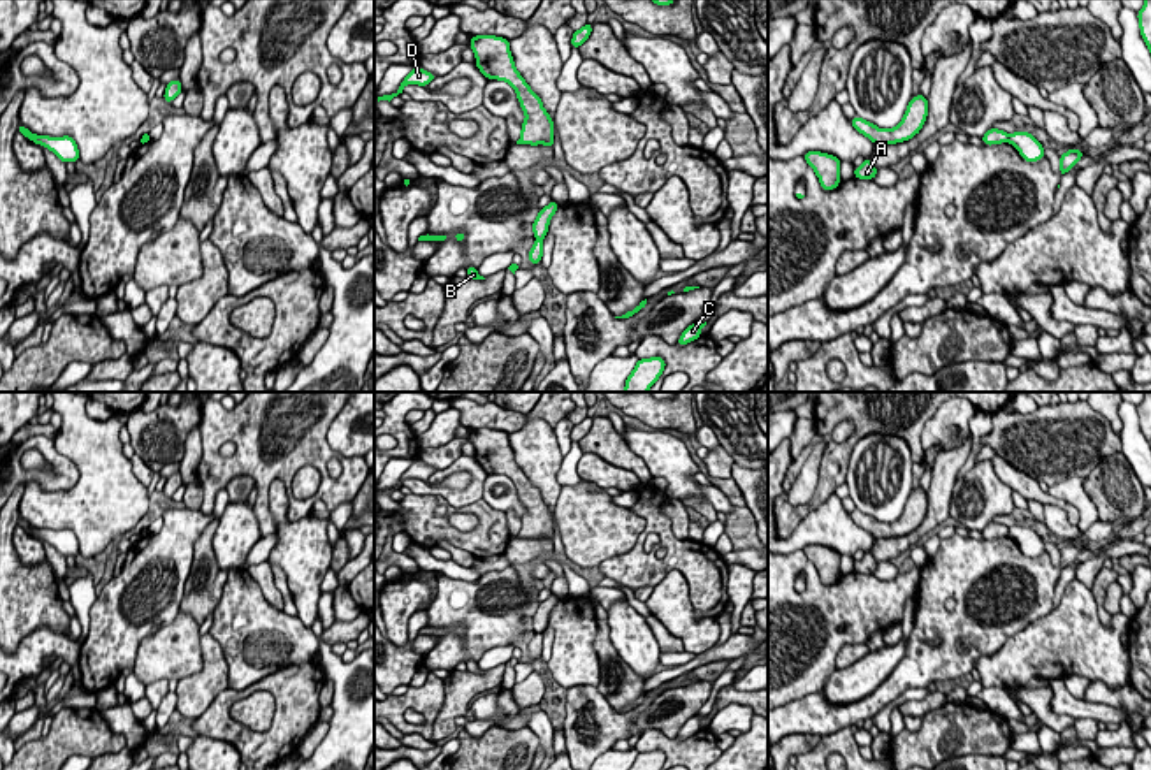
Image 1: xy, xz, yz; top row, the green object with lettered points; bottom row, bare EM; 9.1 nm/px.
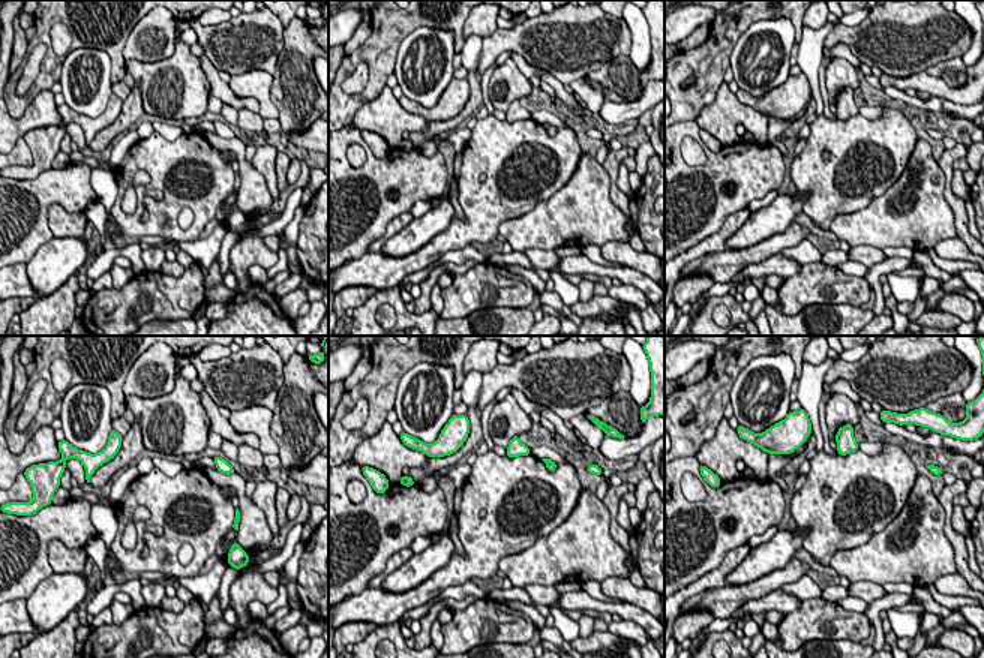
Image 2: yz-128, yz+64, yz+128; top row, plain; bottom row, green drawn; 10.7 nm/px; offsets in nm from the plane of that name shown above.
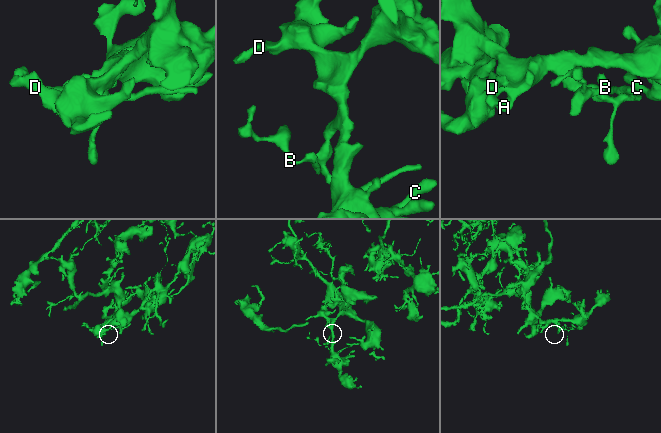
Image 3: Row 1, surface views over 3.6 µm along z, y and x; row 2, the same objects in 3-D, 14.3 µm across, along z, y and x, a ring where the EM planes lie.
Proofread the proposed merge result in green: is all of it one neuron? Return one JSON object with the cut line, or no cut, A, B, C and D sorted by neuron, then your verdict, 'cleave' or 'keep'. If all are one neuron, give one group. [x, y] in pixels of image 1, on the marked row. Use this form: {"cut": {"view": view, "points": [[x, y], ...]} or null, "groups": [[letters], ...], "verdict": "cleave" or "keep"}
{"cut": {"view": "yz", "points": [[1007, 134], [1009, 141]]}, "groups": [["A", "C", "D"], ["B"]], "verdict": "cleave"}

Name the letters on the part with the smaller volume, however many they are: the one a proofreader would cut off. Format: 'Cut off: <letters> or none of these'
Cut off: B

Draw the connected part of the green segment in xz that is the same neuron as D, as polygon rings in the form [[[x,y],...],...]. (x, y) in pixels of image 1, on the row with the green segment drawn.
[[[415,67],[401,83],[399,90],[392,95],[383,95],[383,97],[378,97],[378,102],[380,100],[392,100],[394,97],[397,97],[399,93],[402,93],[402,90],[408,86],[408,84],[416,84],[416,86],[427,86],[432,79],[436,79],[438,76],[432,74],[432,72],[427,72],[425,69],[422,67]]]

